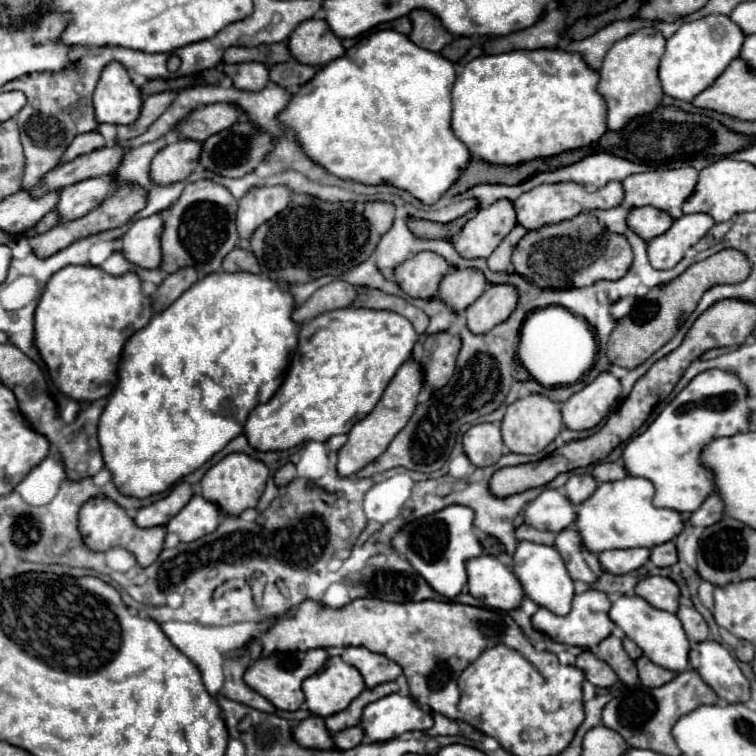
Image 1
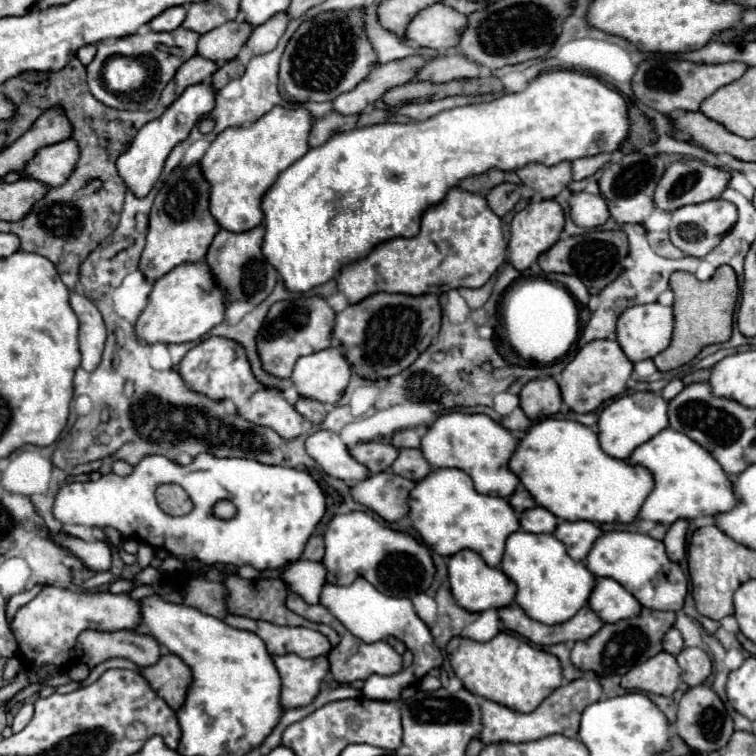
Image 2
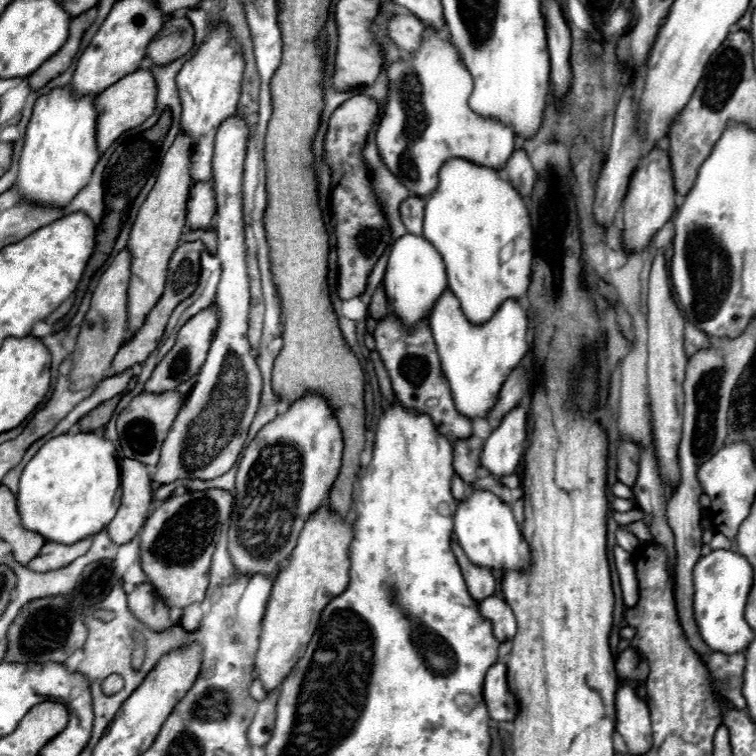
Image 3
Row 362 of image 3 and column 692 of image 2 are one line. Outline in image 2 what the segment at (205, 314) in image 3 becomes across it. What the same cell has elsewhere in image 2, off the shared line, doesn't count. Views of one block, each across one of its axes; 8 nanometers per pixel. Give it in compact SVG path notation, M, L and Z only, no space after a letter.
M678 160L674 164L670 164L662 176L662 180L656 186L656 206L664 212L672 212L678 206L686 206L686 204L698 204L698 202L706 202L712 198L718 198L724 188L730 182L730 172L724 168L716 168L710 164L704 164L700 160Z

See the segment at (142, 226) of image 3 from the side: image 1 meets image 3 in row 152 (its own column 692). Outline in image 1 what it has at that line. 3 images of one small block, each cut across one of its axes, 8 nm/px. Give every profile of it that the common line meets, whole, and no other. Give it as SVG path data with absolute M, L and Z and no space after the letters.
M692 166L632 174L622 182L626 192L624 204L628 208L654 206L666 210L672 218L680 218L682 204L692 194L696 182L698 170Z

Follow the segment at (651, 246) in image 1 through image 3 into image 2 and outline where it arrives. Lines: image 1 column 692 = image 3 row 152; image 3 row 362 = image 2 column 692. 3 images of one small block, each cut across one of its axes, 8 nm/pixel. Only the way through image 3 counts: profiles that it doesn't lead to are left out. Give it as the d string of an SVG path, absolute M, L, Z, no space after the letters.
M716 198L716 200L706 200L700 204L688 204L682 208L676 208L670 214L670 240L676 248L680 248L686 256L706 256L712 248L720 244L720 238L736 224L736 206L728 200Z

